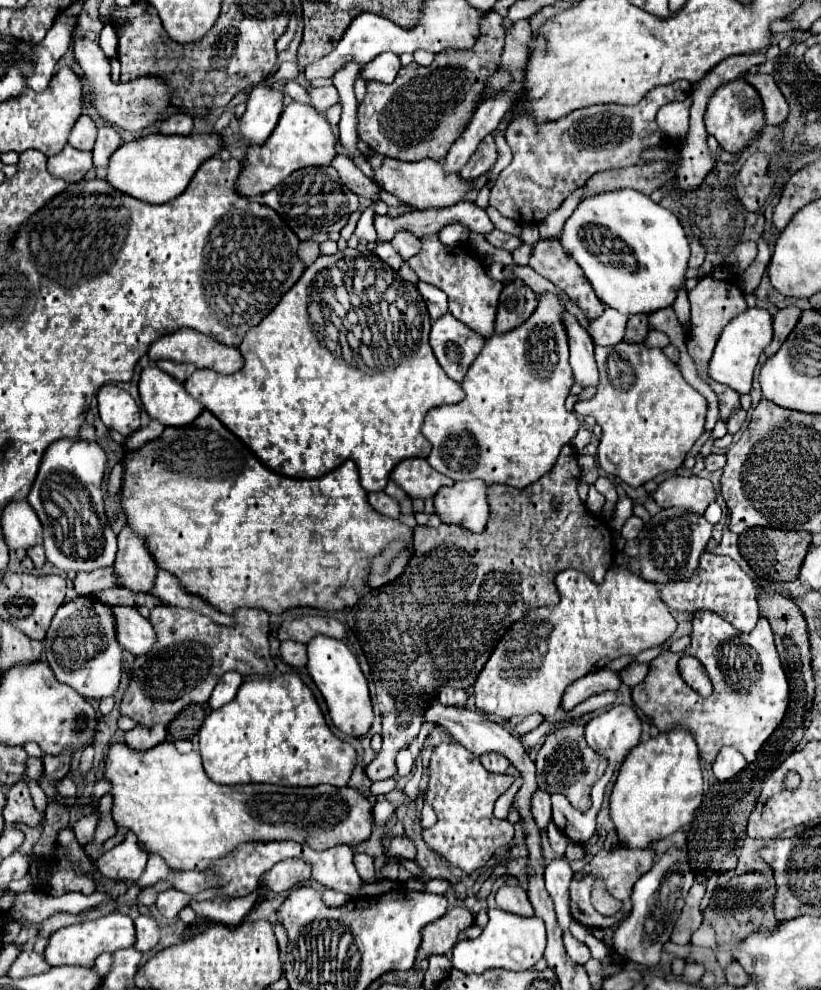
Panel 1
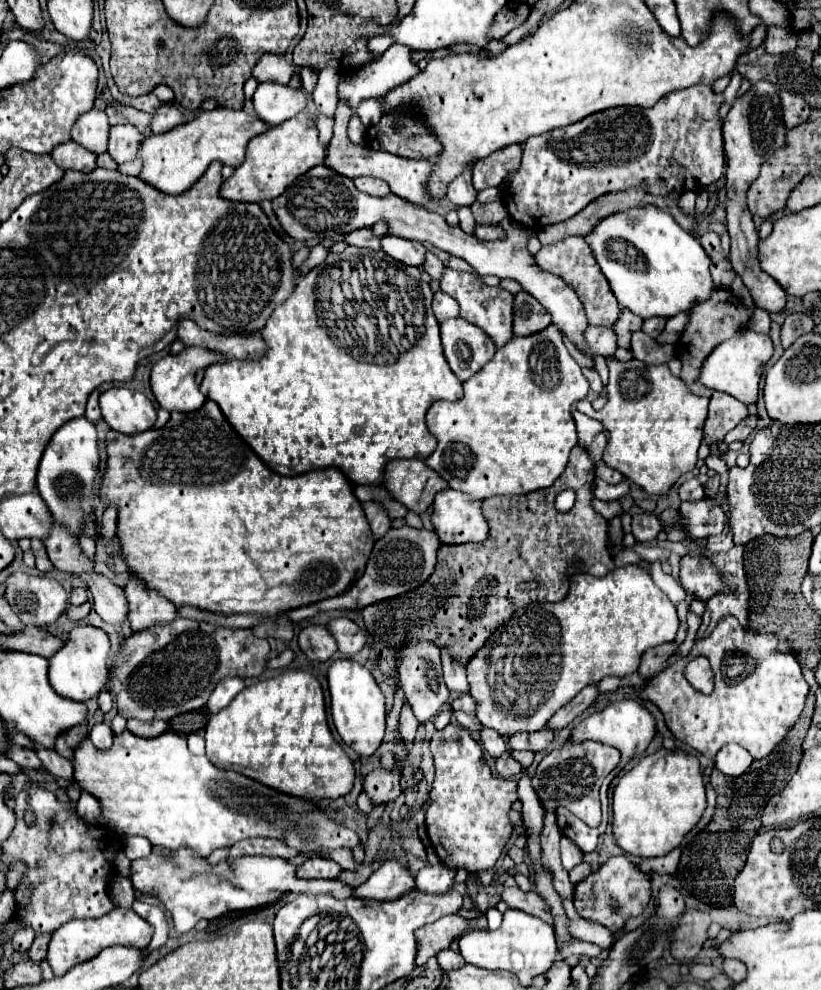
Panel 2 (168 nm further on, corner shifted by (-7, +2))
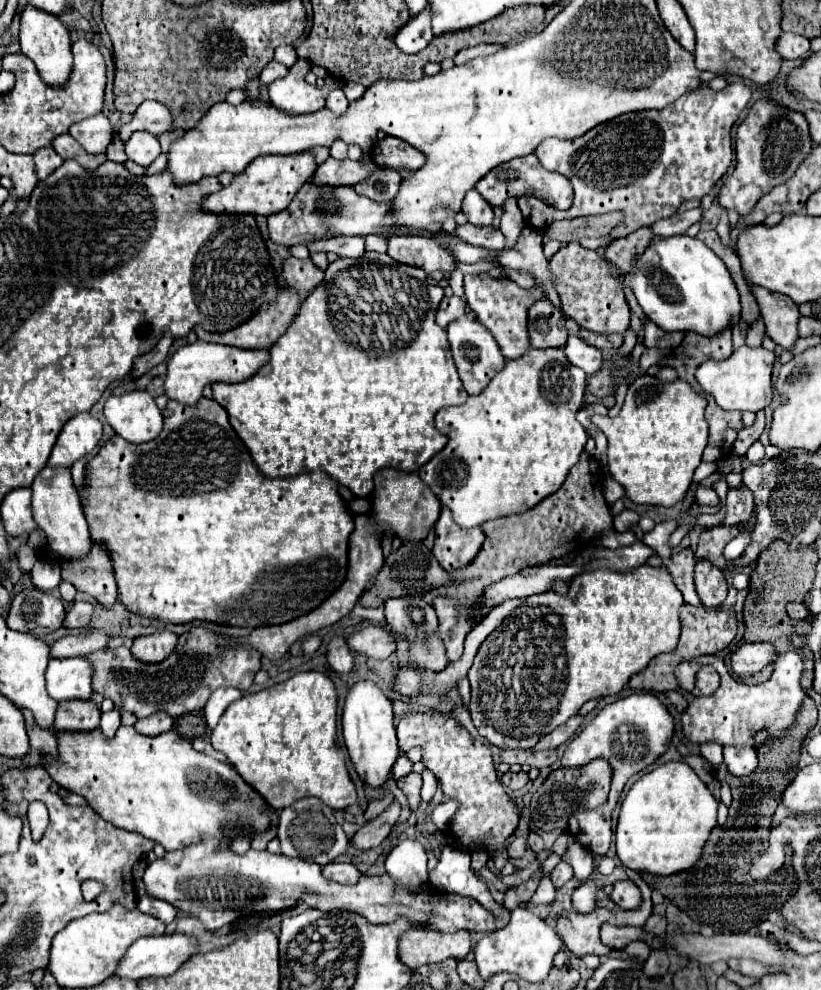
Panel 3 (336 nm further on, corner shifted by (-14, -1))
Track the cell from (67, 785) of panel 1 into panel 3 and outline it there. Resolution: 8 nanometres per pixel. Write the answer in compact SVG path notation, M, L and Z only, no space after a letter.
M20 708L26 720L26 730L28 730L28 738L30 738L30 748L36 752L48 752L50 756L56 756L56 736L50 730L44 730L40 726L36 726L36 720L32 718L30 710Z

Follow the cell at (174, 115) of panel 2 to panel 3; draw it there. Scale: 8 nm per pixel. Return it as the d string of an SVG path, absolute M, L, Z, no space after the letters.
M145 100L132 116L132 120L118 130L118 136L122 142L126 142L132 136L132 132L138 130L146 130L152 132L154 136L160 136L162 132L170 130L170 126L172 126L172 114L168 112L168 108L164 108L155 100Z

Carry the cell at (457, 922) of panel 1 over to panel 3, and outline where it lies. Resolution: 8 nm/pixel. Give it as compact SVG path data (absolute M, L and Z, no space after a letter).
M412 928L406 930L398 942L398 958L412 970L424 964L438 964L446 958L462 960L470 950L472 938L466 930L440 934L426 928Z

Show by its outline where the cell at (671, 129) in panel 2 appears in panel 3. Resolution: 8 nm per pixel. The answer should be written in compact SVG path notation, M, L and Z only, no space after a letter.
M742 80L728 84L720 92L712 90L708 84L702 84L700 88L680 96L674 104L666 106L664 110L628 112L588 130L584 136L574 140L558 140L558 138L544 140L536 148L536 156L540 158L546 170L554 170L570 178L574 186L574 204L570 210L562 212L538 198L520 198L518 206L522 210L526 224L534 226L536 230L546 230L556 220L590 216L590 214L606 214L606 212L618 210L622 212L624 218L620 226L616 226L610 232L610 238L618 240L642 226L652 226L656 220L676 214L684 200L706 196L712 190L712 186L726 174L732 162L730 130L732 130L732 124L738 120L740 112L746 108L750 94L752 94L750 88Z

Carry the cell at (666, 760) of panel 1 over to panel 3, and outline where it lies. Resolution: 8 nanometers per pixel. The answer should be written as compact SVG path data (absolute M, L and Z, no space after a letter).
M662 764L636 780L620 806L616 826L618 858L626 868L654 876L672 876L690 870L716 826L716 810L718 802L688 764Z

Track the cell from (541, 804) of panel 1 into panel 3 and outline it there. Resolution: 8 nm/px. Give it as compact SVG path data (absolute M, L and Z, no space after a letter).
M560 862L554 870L552 870L552 882L556 888L562 888L568 880L572 878L572 868L566 862Z

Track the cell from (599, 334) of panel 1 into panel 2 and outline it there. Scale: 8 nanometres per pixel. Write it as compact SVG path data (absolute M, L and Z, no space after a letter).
M587 327L585 339L593 351L593 355L613 355L617 351L617 335L613 327Z

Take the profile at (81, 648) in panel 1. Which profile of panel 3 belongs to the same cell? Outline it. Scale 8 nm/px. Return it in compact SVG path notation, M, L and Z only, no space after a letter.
M50 658L46 690L60 700L88 700L92 696L92 666L84 658Z

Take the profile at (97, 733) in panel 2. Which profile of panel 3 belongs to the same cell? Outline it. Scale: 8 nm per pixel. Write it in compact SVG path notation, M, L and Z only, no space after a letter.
M110 710L106 714L102 714L102 724L100 724L102 732L112 738L116 734L116 730L120 728L120 712L118 710Z

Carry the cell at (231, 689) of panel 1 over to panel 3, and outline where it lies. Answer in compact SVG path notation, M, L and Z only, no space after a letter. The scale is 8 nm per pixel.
M218 688L218 690L214 690L214 694L208 698L208 702L204 706L204 718L206 718L208 728L216 728L220 716L228 708L228 704L232 704L238 698L242 698L242 692L236 690L236 688Z

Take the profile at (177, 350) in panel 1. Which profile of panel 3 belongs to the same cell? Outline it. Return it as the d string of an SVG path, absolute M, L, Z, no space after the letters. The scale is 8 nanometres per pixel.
M282 290L280 298L272 302L272 306L264 306L252 322L244 322L230 332L206 332L204 328L196 326L196 334L204 342L228 344L236 348L270 348L290 326L290 320L298 314L298 296L292 290Z

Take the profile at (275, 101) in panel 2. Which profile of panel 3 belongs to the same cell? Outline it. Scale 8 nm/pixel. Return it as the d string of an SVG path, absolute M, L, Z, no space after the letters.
M300 58L290 68L290 74L286 78L274 80L268 86L270 102L286 114L310 114L324 108L327 95L334 87L338 87L338 81L328 75L327 81L320 89L304 80L308 72L310 72L310 64Z

